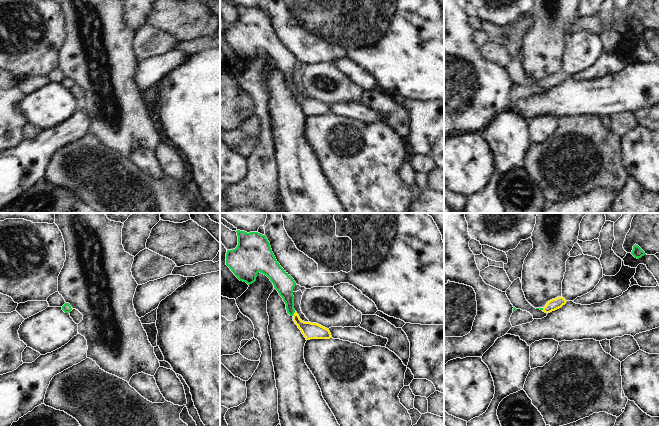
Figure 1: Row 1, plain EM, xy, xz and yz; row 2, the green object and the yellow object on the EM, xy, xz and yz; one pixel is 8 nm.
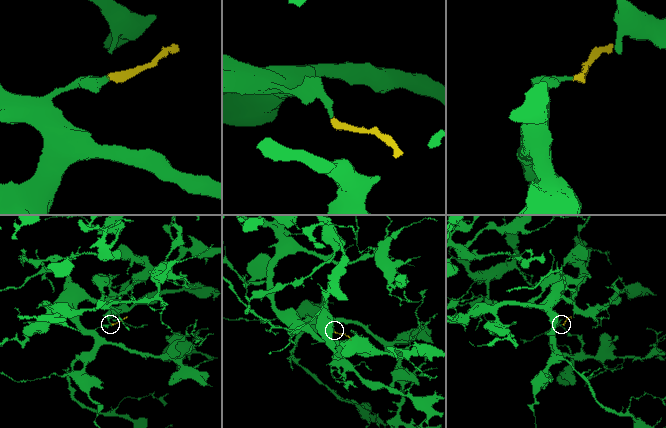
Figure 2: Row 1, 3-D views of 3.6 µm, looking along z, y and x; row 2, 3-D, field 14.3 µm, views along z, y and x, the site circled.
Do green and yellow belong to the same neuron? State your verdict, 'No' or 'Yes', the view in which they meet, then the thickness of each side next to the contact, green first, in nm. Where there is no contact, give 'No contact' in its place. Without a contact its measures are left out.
Yes. Touches green in xz. Thickness 160 nm (green) against 130 nm.

